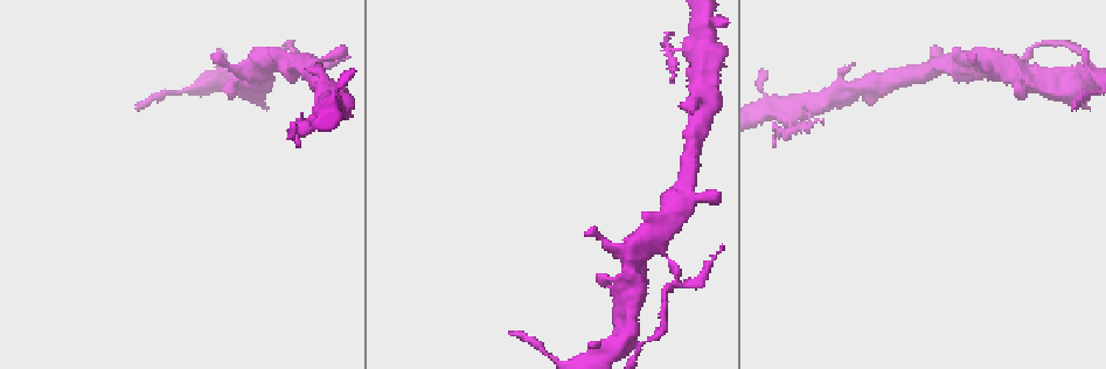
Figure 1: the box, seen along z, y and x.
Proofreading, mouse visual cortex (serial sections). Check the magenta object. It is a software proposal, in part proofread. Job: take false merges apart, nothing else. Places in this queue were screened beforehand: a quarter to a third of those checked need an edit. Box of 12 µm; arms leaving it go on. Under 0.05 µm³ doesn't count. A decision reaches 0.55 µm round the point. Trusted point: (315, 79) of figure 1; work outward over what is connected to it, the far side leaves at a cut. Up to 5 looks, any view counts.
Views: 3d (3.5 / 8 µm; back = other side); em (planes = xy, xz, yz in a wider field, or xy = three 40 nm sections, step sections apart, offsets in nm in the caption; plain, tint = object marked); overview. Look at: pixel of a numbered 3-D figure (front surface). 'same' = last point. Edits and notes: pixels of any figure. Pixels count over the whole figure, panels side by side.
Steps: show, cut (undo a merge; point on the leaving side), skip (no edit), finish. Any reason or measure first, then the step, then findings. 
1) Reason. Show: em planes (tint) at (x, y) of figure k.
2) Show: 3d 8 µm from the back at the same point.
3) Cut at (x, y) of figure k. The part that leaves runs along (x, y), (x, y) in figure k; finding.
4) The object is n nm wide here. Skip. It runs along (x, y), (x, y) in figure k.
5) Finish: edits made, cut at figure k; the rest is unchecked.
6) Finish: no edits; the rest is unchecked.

Side arm on a straight run. Show: 3d 3.5 µm at (659, 245) of figure 1.

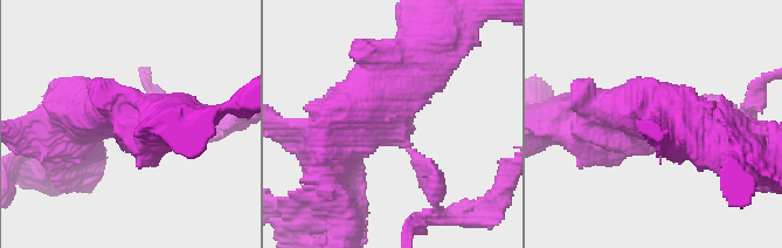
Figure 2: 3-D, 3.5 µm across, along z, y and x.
Show: em xy step 1 (tint) at (394, 119) of figure 2.

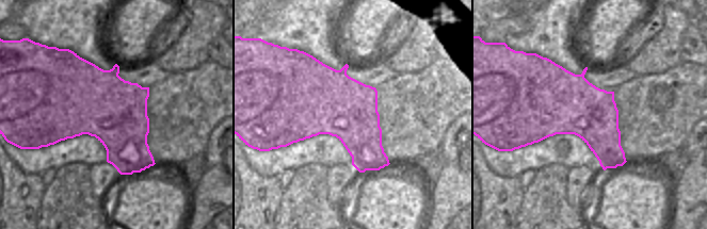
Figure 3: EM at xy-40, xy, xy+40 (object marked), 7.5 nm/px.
Skip. It runs along (424, 42), (331, 156) in figure 2; one cell here.

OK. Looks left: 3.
Abrupt turn. Show: 3d 3.5 µm at (670, 54) of figure 1.

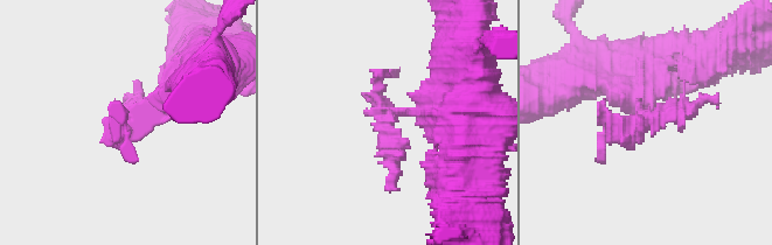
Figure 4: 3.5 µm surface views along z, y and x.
Show: em xy step 3 (tint) at (651, 120) of figure 4.

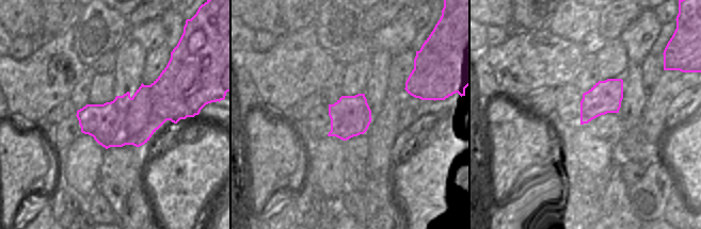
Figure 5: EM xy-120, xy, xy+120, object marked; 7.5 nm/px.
Skip. It runs along (646, 81), (642, 119), (715, 102) in figure 4; all the same cell.

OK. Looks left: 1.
Finish: no edits; the rest is unchecked.

